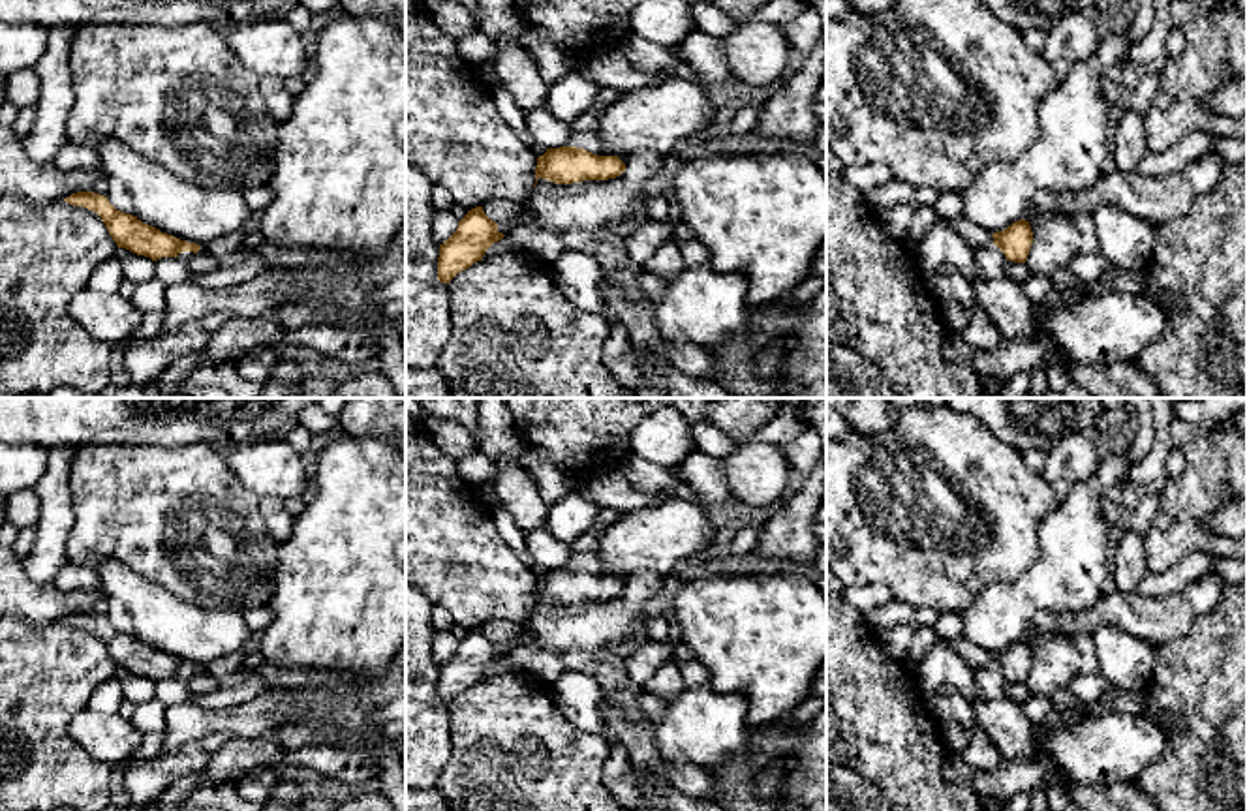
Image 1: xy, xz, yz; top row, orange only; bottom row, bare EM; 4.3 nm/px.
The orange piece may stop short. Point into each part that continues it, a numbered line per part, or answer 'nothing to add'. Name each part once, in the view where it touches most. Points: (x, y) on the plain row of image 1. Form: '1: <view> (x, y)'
1: xz (583, 550)

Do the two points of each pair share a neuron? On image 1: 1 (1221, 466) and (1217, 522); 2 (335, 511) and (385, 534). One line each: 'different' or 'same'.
1: different
2: same

